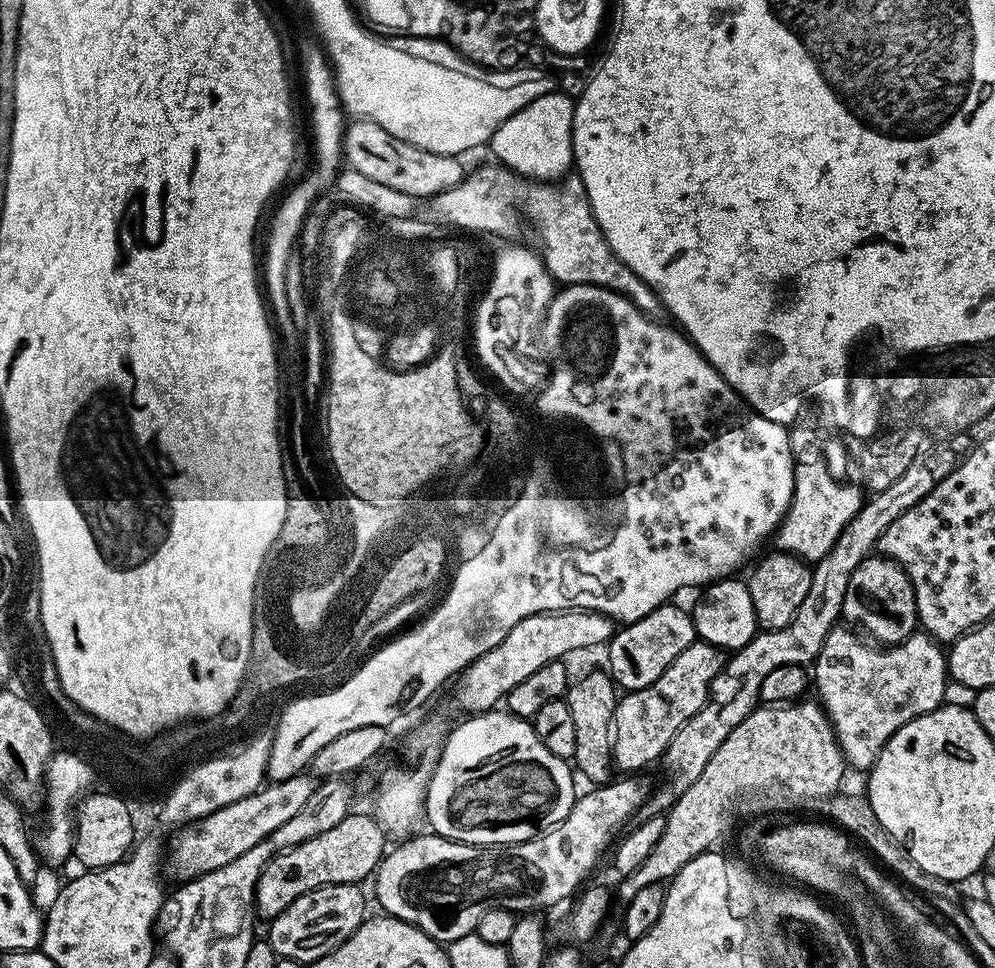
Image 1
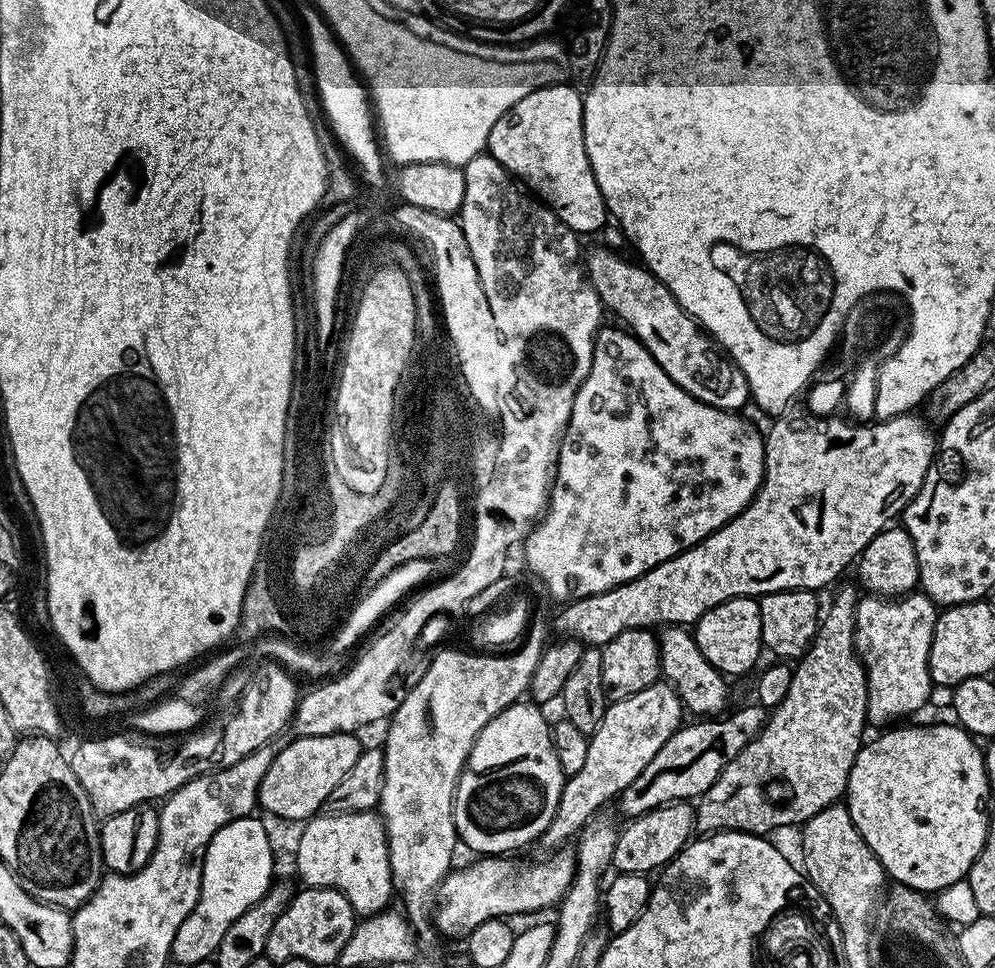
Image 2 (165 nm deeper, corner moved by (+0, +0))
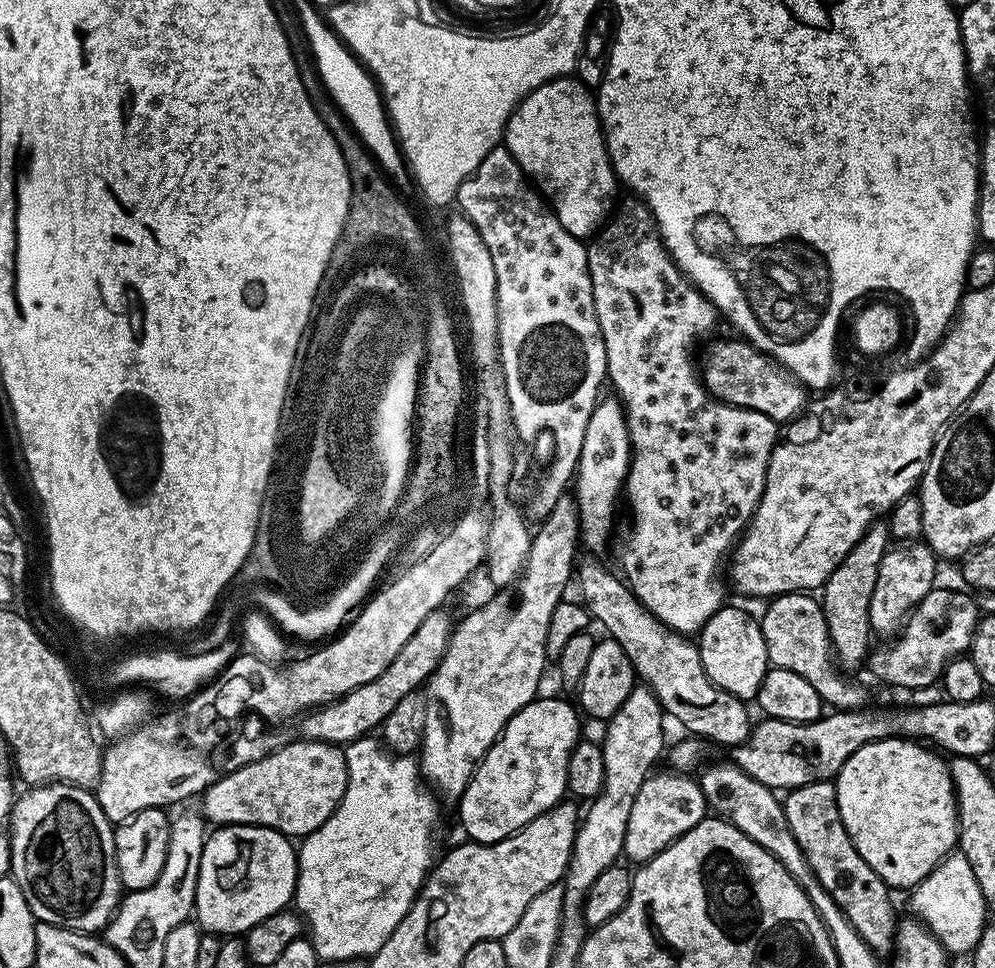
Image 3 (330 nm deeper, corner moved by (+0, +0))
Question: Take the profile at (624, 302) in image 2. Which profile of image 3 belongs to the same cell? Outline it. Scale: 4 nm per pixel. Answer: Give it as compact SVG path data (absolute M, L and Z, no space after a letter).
M743 338L735 339L713 339L712 348L705 350L704 364L702 360L704 388L715 400L721 400L723 404L758 410L758 414L766 414L766 418L776 421L777 425L787 425L789 420L804 411L805 389L797 383L787 368L777 364L771 356L765 356Z

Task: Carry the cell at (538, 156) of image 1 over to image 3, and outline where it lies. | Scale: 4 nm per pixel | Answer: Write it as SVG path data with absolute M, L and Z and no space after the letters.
M575 78L551 80L538 86L521 104L517 104L508 117L502 140L525 177L550 201L552 213L562 226L566 226L566 230L570 230L570 234L587 241L604 227L614 212L618 181L612 159L608 156L608 145L604 142L593 89Z

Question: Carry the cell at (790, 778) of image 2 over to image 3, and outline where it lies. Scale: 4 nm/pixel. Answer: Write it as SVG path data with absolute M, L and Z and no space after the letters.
M887 519L875 520L866 534L858 538L854 550L850 550L850 554L846 554L842 562L838 562L834 574L830 574L830 578L824 583L822 607L826 630L832 643L835 663L841 669L856 668L863 660L865 663L869 659L874 639L870 626L870 598L874 595L874 585L878 583L878 566L882 566L882 558L888 553L891 540Z

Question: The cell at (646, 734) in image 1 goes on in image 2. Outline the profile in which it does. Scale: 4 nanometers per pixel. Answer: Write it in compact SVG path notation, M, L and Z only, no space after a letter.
M657 682L646 686L646 690L638 690L638 694L630 694L625 700L611 701L605 707L602 722L591 732L586 746L586 762L578 774L567 777L564 782L564 789L558 798L558 810L554 810L554 818L550 818L550 826L544 831L542 844L548 847L548 850L556 850L569 843L568 839L579 837L581 828L601 811L600 808L607 800L615 801L621 792L646 770L650 758L670 742L670 738L682 727L682 721L685 719L686 709L684 703L678 698L678 694L672 689L671 684L667 682Z

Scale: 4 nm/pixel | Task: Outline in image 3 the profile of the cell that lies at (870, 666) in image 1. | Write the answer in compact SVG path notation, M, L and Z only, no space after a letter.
M904 542L899 546L889 547L888 553L882 558L882 566L878 566L878 583L874 585L874 595L870 598L870 626L873 633L880 635L881 632L888 636L884 638L892 638L903 629L918 602L922 602L922 598L926 598L926 594L937 587L936 564L938 565L936 553L923 542Z

